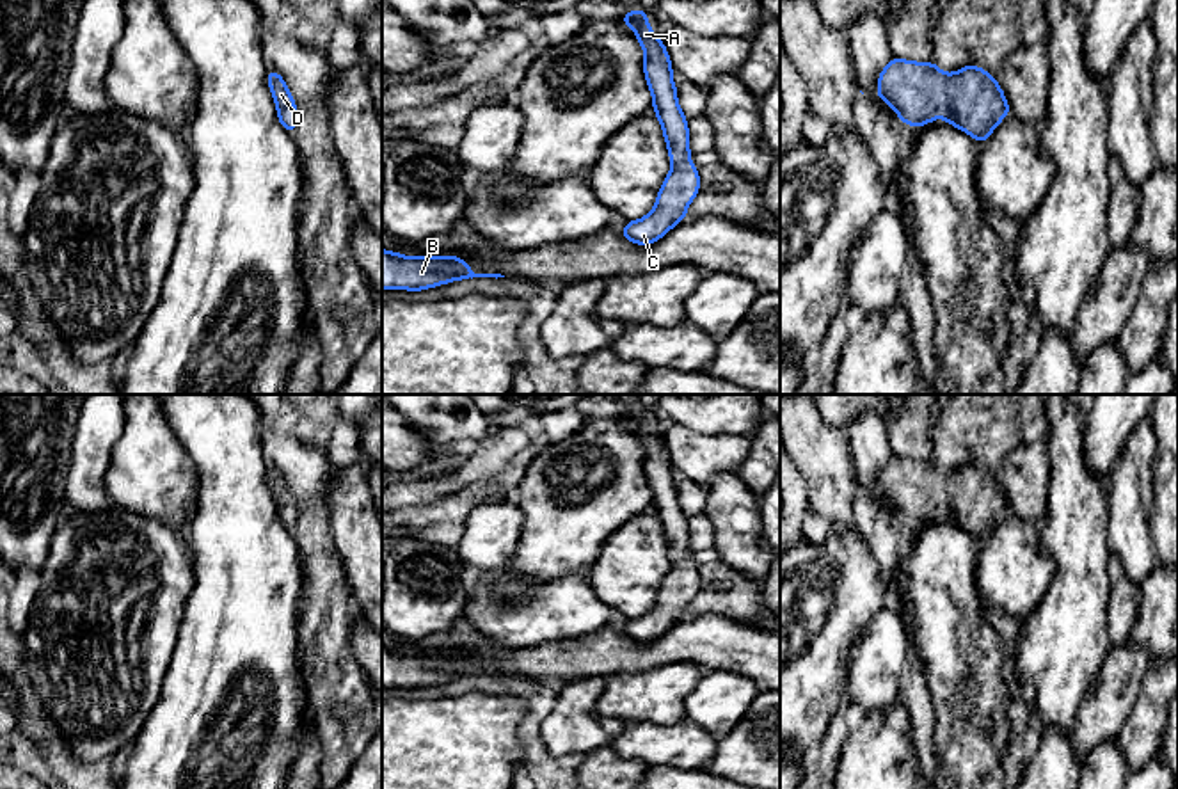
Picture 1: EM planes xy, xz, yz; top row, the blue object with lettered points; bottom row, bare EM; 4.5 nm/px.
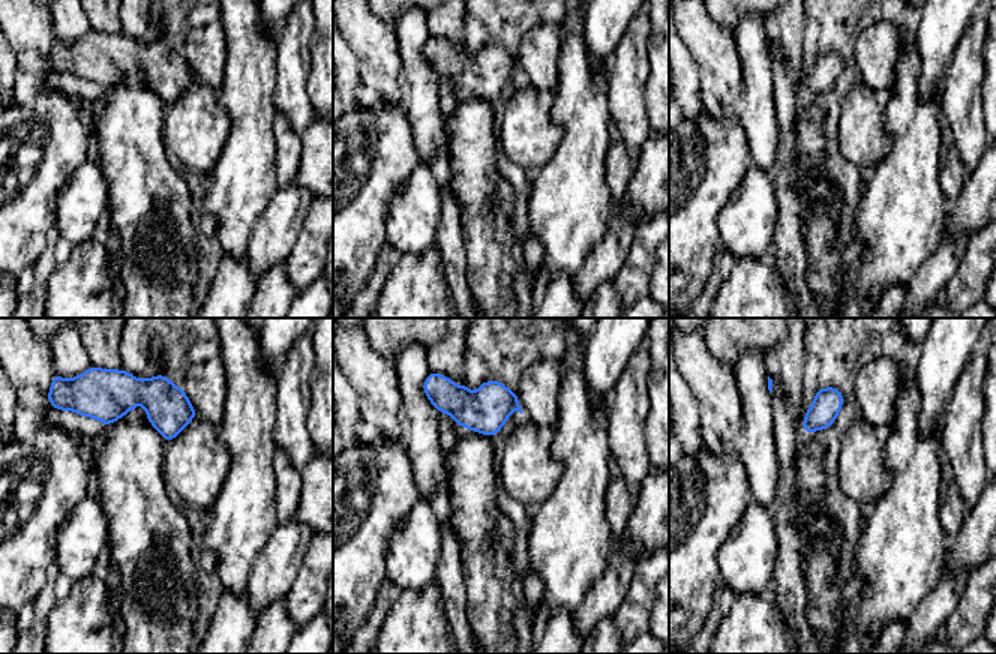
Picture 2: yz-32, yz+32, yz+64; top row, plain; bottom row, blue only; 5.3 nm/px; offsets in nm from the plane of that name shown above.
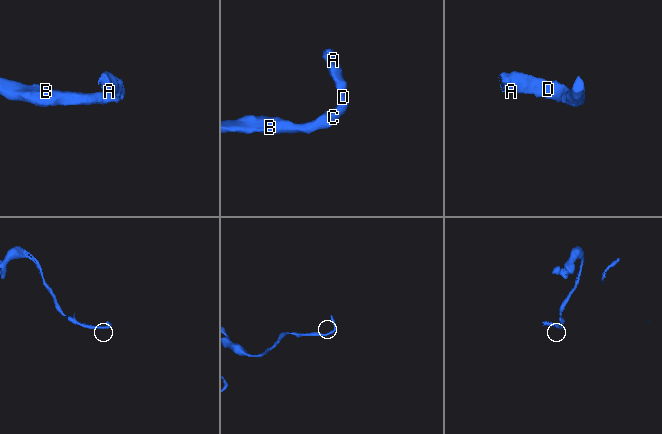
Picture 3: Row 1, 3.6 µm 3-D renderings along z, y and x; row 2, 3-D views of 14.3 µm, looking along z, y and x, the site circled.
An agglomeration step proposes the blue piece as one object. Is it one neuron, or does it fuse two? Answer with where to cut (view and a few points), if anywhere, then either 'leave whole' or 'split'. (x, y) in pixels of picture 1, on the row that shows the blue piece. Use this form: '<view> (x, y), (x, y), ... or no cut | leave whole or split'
no cut | leave whole

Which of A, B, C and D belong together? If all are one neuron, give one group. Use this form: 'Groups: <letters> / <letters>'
Groups: A B C D

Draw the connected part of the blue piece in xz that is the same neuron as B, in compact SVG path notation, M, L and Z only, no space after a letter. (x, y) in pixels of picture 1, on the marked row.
M382 249L382 290L428 290L444 283L473 277L505 277L501 274L474 274L458 256L414 256Z

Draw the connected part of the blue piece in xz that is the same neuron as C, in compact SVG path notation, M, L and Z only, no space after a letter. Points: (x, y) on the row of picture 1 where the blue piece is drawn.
M641 5L636 12L625 9L620 21L634 30L645 52L643 73L673 163L657 192L652 211L640 220L629 220L618 231L636 245L650 245L686 219L686 210L700 190L700 176L689 160L688 119L677 103L677 87L672 80L673 68L663 39L652 34L652 27L647 23L647 9Z

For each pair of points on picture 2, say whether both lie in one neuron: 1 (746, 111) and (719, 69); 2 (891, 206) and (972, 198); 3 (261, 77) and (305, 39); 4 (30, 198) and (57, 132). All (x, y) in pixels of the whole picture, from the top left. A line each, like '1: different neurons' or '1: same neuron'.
1: different neurons
2: different neurons
3: different neurons
4: same neuron

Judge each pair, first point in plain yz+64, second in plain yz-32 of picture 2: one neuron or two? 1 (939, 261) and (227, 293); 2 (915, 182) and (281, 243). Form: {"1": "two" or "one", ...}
{"1": "two", "2": "two"}

